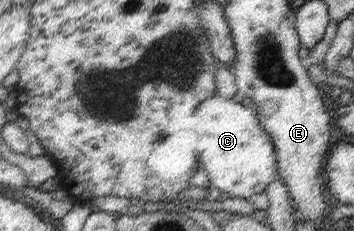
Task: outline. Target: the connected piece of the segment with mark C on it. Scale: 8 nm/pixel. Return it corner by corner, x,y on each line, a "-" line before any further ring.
217,94
205,100
197,116
201,126
195,145
201,151
201,169
209,174
210,186
233,197
245,198
269,190
271,182
279,175
279,159
274,138
263,126
258,109

